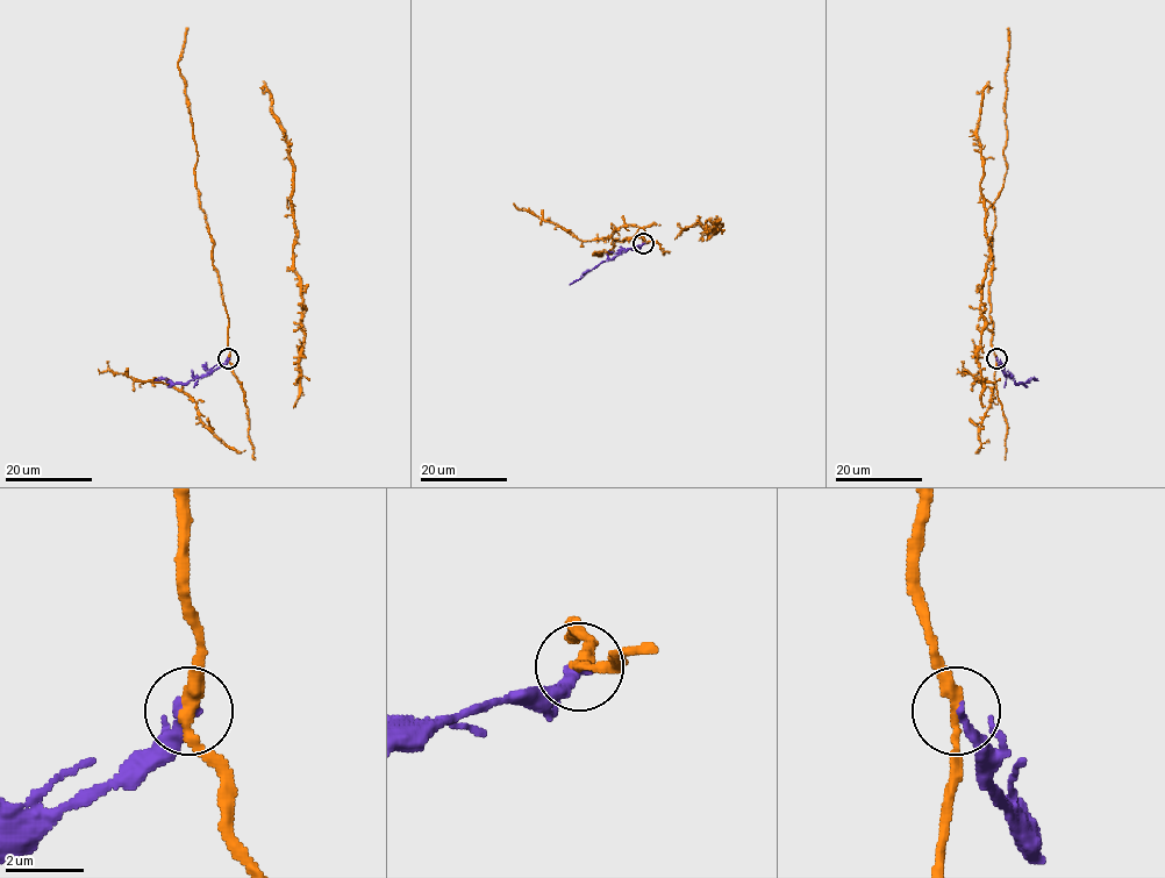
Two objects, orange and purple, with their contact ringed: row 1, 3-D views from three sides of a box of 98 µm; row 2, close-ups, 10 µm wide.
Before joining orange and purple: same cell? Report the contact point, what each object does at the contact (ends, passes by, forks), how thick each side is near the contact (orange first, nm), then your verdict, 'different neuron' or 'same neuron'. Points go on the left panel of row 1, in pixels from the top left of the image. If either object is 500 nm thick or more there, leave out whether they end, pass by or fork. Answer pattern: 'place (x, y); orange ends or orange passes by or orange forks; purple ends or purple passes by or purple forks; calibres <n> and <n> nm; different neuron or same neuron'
place (228, 358); orange passes by; purple ends; calibres 320 and 320 nm; different neuron

